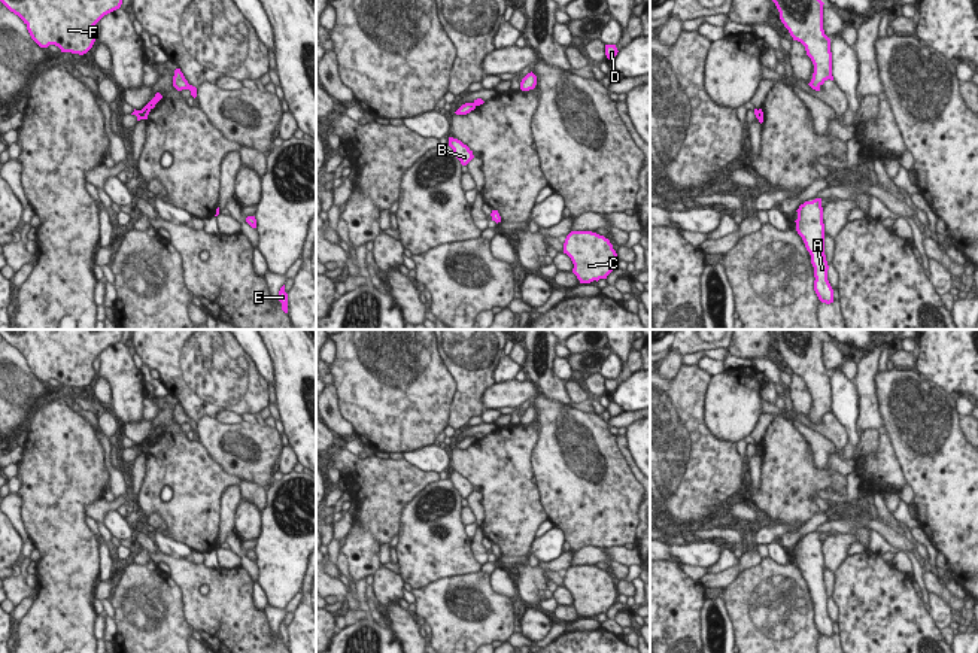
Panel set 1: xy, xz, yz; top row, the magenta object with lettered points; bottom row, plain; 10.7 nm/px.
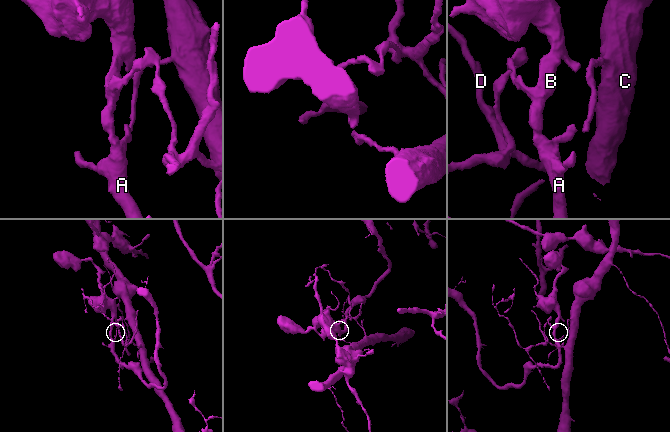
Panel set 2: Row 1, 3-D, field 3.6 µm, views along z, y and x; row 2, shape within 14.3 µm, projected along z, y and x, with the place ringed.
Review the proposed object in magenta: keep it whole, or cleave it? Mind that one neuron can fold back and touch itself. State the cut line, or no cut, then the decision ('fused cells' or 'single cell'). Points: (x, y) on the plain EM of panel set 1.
xy (139, 445), (142, 452) | fused cells

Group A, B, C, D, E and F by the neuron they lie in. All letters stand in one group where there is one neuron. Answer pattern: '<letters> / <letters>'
A B F / C D E

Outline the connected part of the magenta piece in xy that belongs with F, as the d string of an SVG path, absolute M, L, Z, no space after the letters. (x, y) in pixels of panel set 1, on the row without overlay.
M0 329L18 349L40 380L55 379L61 386L86 388L95 371L92 361L122 338L122 329Z

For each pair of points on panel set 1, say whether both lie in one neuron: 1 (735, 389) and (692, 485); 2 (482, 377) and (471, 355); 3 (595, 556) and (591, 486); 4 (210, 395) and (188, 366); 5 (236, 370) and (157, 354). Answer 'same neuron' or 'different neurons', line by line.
1: different neurons
2: same neuron
3: different neurons
4: same neuron
5: same neuron

